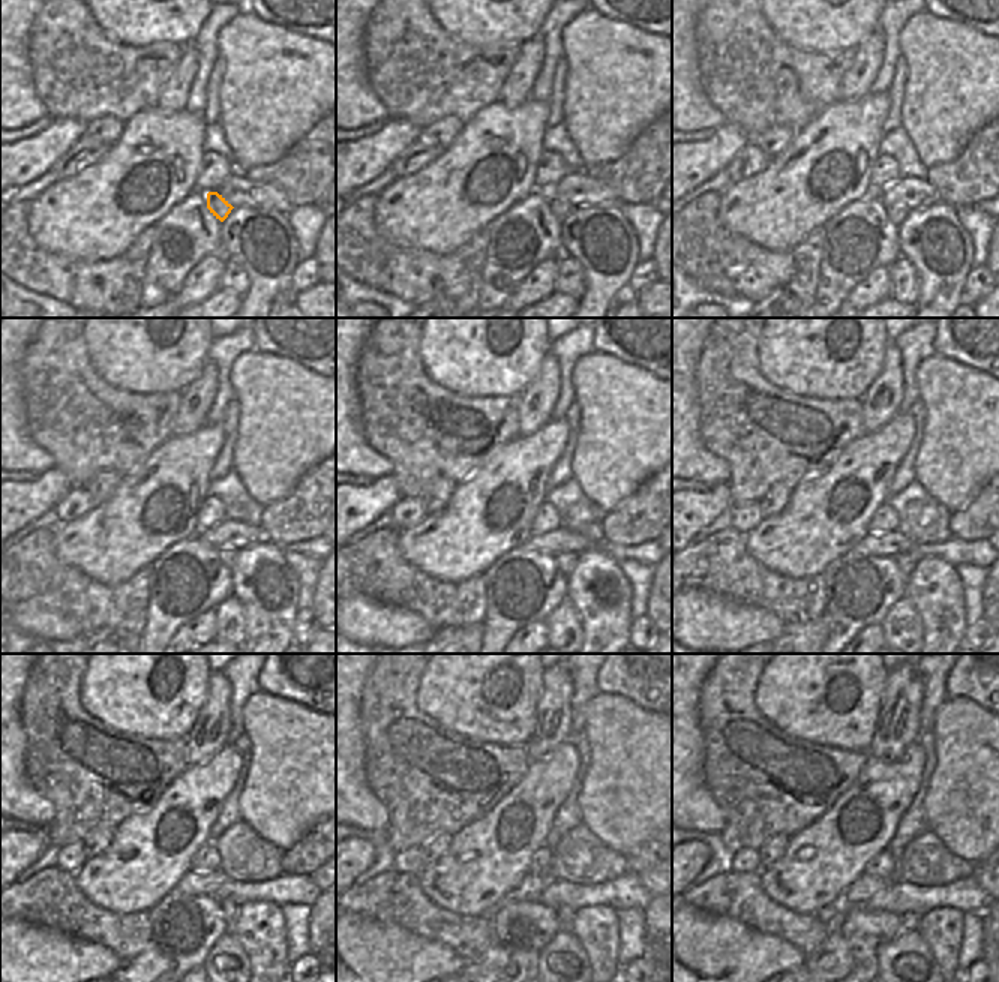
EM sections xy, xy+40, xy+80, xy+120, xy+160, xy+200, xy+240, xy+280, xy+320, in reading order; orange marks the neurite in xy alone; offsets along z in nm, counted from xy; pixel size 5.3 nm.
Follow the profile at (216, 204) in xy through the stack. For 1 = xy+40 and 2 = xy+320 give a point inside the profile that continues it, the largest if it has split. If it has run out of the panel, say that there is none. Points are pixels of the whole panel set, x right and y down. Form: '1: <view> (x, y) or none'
1: xy+40 (558, 207)
2: xy+320 (909, 922)

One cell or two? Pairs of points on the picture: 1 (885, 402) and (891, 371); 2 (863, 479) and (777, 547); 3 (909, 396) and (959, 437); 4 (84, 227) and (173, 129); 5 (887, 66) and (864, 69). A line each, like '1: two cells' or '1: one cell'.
1: one cell
2: one cell
3: two cells
4: one cell
5: two cells

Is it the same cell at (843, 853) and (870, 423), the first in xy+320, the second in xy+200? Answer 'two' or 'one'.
two

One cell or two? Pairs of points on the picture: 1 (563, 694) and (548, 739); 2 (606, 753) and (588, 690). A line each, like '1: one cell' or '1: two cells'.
1: one cell
2: two cells

